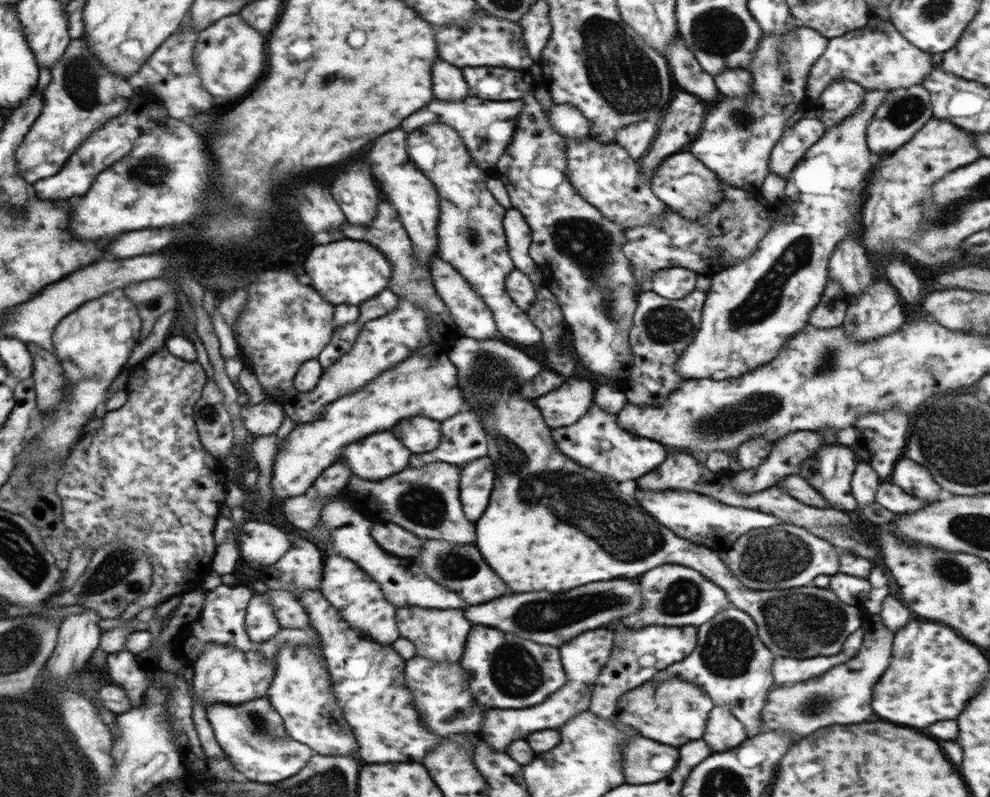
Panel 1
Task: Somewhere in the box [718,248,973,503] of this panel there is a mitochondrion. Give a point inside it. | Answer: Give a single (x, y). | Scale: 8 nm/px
(828, 358)

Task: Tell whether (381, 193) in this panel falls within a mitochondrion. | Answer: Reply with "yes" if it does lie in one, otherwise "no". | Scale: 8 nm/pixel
no

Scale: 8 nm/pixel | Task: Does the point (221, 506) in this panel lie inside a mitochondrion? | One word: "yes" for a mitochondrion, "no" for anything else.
no

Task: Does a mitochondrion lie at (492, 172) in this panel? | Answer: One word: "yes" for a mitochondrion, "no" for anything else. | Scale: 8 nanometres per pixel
no

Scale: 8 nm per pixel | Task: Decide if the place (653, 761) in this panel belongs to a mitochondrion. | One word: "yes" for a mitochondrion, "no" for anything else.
no

